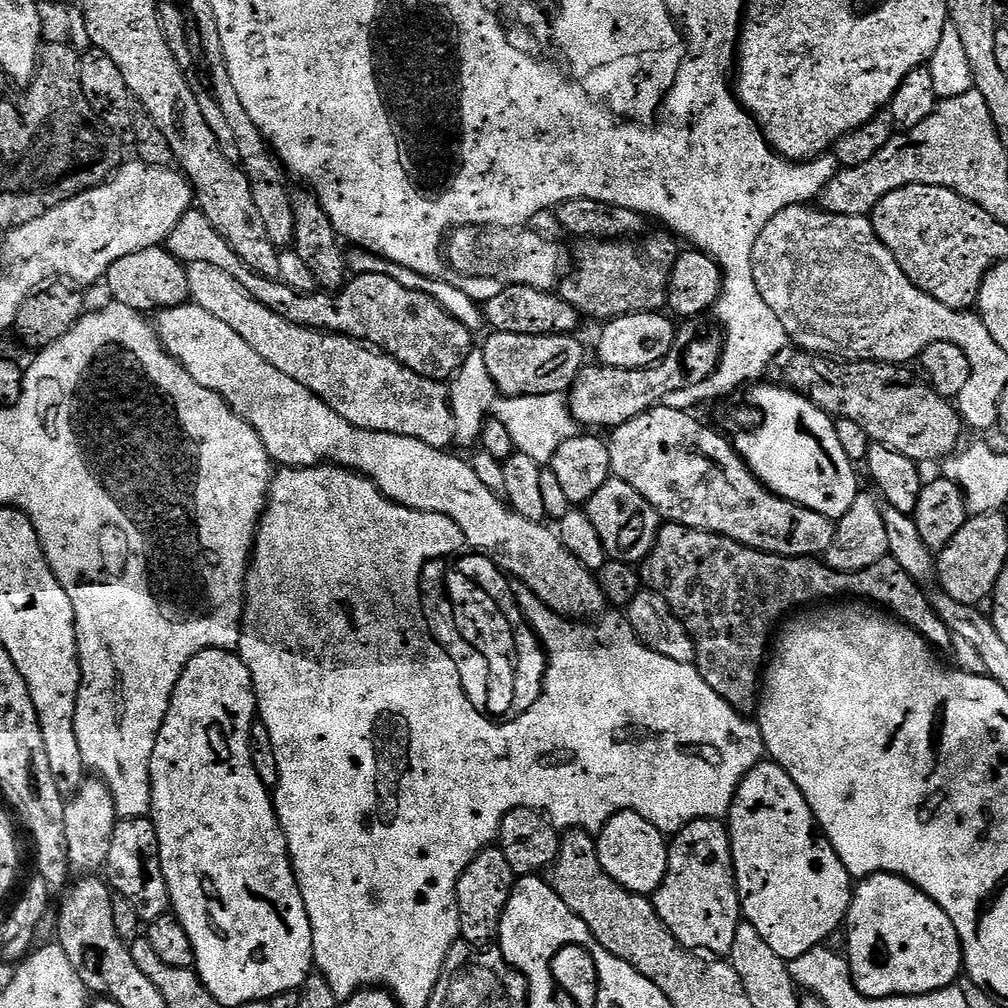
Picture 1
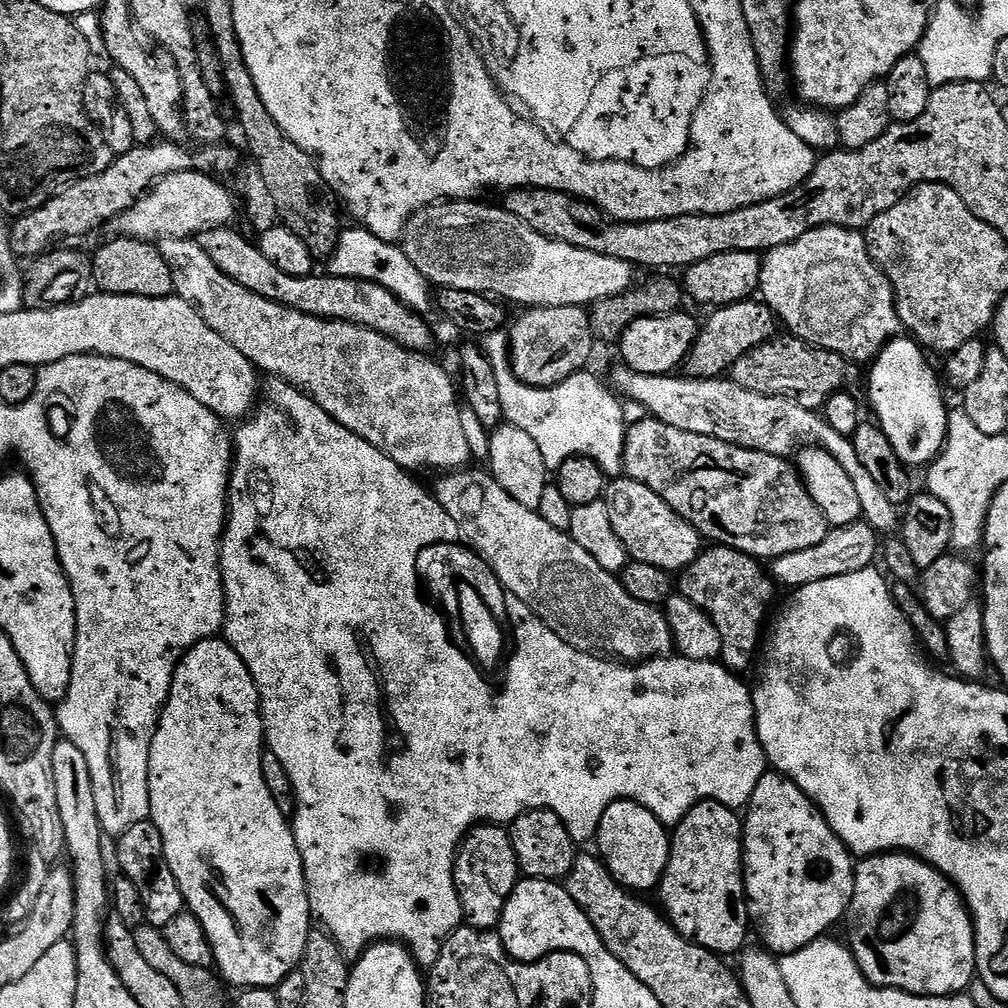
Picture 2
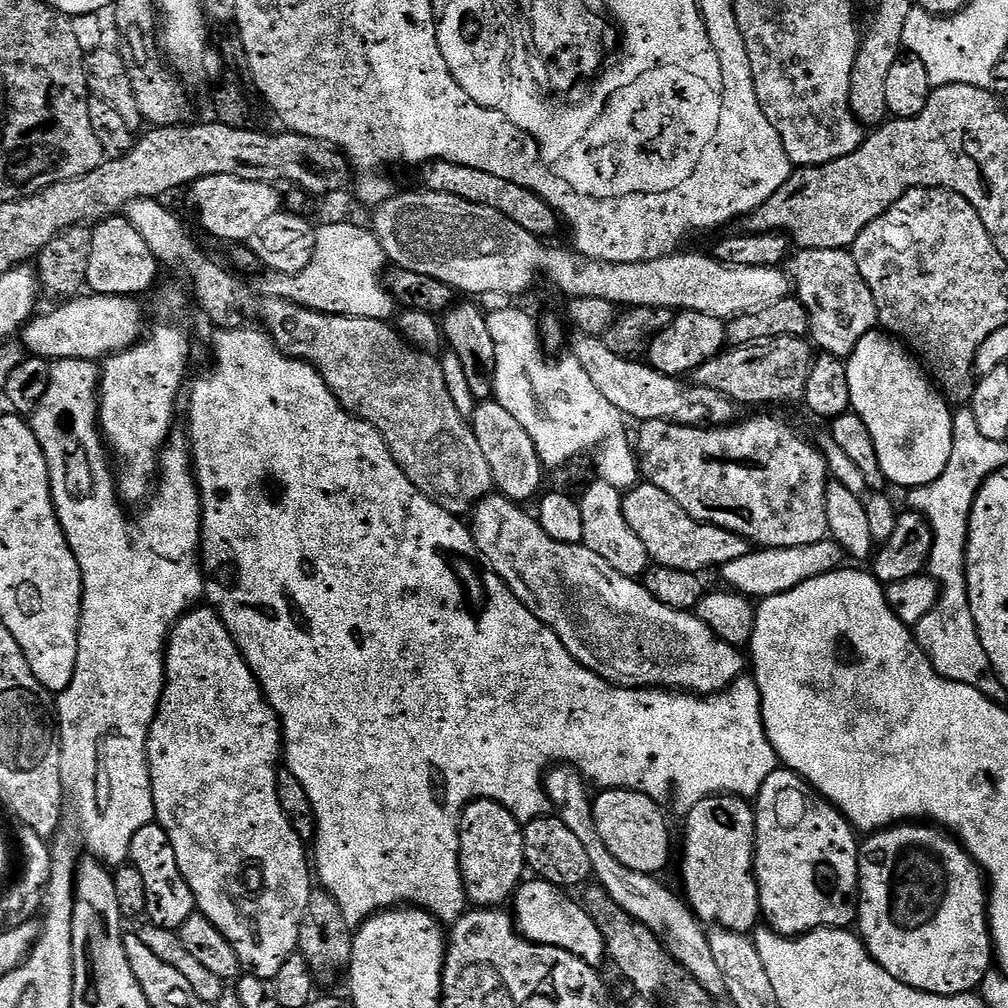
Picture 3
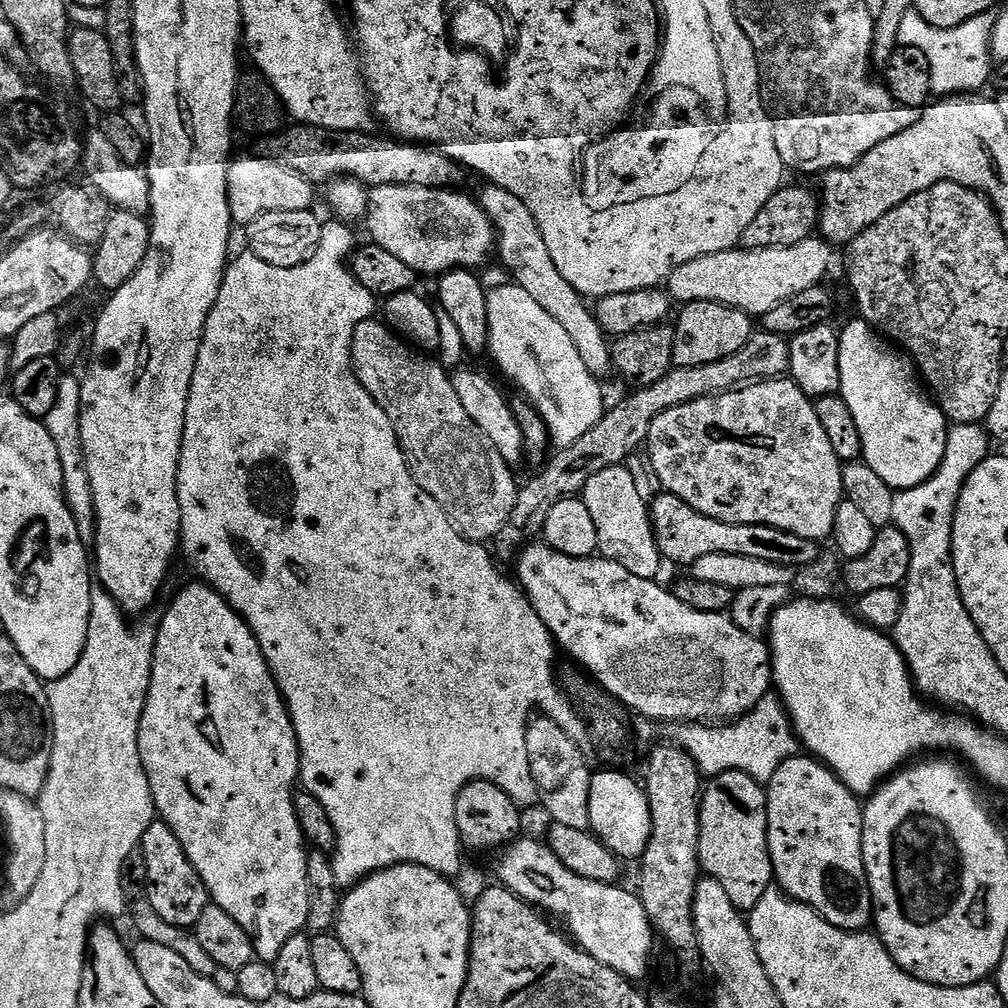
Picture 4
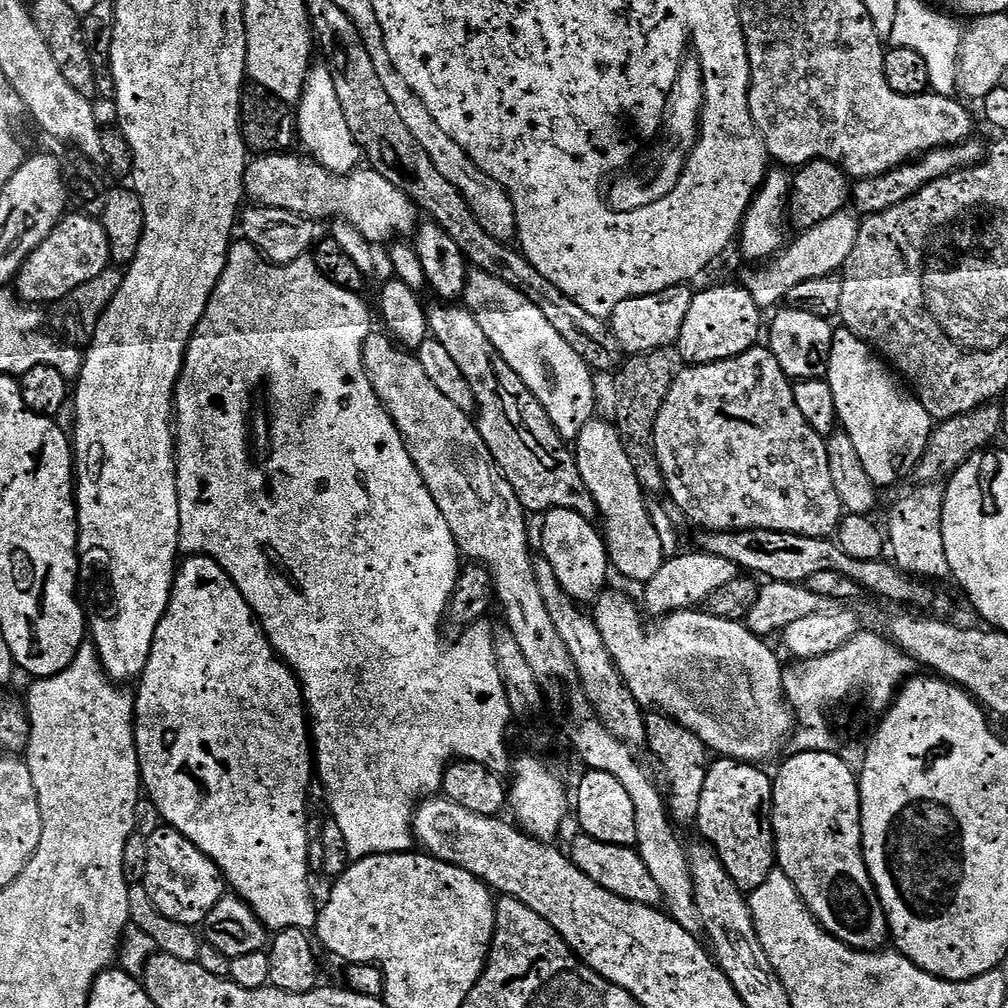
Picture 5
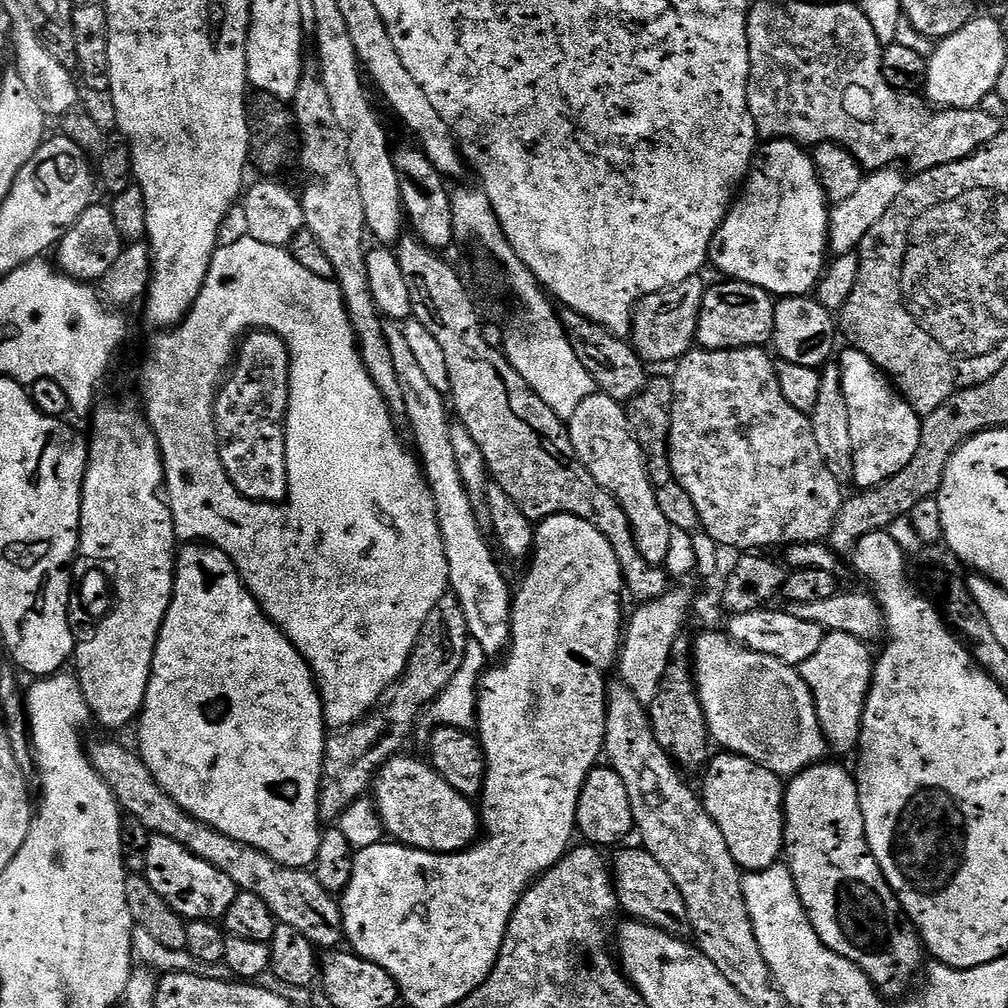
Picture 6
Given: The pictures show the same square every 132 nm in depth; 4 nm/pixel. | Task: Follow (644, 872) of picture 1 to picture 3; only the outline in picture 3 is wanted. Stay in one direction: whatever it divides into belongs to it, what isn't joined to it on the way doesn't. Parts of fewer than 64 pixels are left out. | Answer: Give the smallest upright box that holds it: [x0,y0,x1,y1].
[592,788,672,874]

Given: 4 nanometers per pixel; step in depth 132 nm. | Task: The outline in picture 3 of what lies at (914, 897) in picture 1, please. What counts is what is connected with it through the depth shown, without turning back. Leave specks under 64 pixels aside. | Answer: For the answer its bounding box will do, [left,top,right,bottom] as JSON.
[858,822,994,996]

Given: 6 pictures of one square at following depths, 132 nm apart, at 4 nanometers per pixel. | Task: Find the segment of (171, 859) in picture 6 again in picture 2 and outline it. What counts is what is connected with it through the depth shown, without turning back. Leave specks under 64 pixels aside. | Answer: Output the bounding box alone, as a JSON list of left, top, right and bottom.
[115,819,185,929]

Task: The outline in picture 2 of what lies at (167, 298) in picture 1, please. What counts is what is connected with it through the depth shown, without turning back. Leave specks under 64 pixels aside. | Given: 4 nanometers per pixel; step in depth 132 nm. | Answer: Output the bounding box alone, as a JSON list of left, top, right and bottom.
[92,236,174,298]

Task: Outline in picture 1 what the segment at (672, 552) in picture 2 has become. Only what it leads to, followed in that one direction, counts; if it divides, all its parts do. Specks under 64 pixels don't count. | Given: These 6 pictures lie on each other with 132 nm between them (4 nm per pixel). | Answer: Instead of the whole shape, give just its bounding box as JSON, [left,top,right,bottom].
[586,478,662,566]

